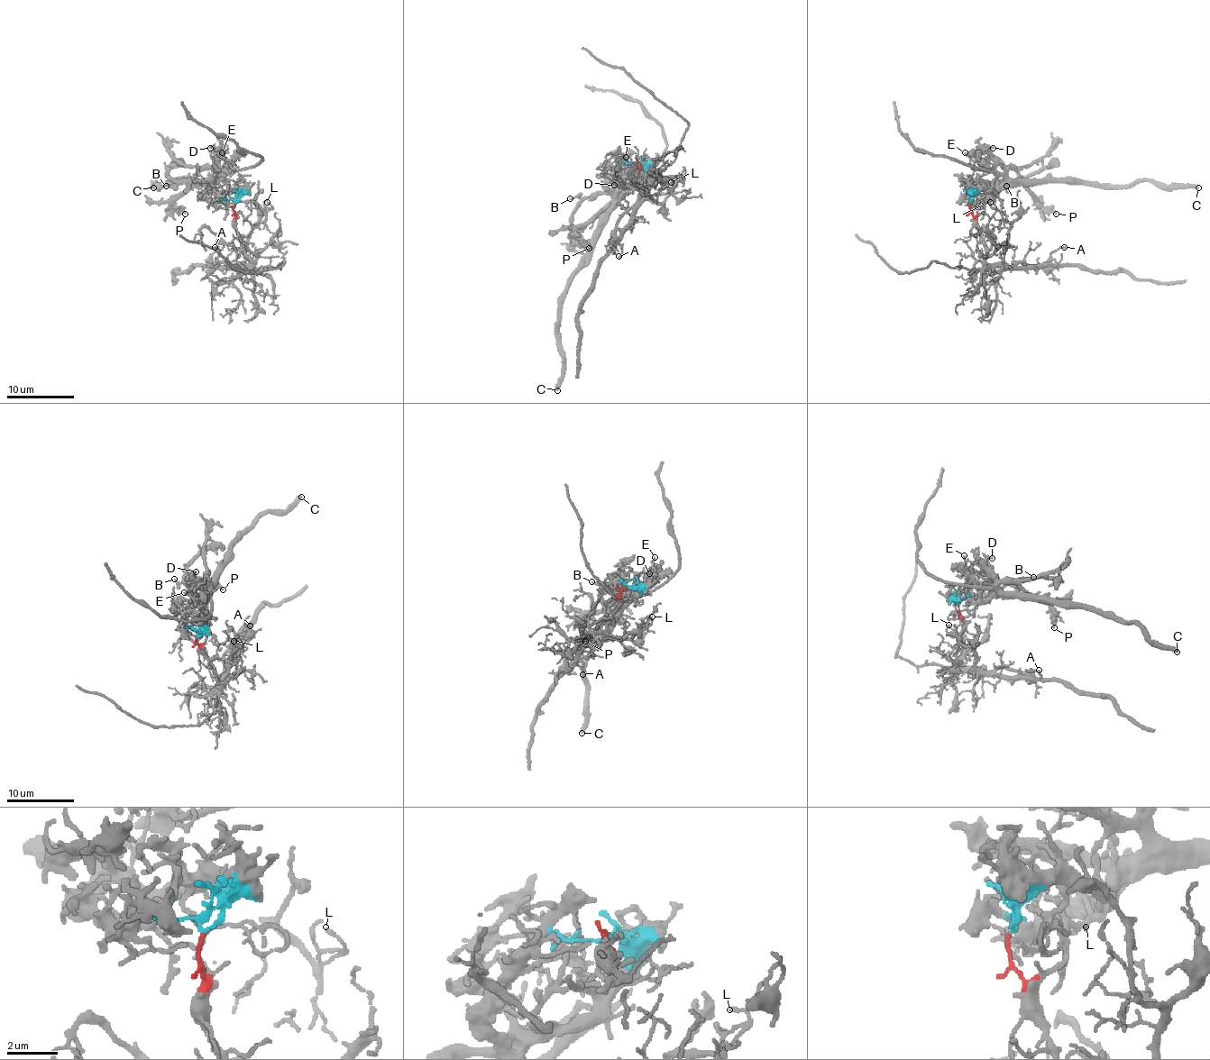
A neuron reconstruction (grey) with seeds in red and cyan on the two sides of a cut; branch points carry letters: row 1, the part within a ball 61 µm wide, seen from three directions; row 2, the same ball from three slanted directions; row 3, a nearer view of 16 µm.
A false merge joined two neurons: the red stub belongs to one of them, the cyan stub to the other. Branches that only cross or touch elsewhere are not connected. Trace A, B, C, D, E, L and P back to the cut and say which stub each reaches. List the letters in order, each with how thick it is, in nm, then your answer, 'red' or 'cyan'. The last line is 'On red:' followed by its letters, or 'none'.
A: 170 nm | red
B: 150 nm | cyan
C: 440 nm | cyan
D: 140 nm | cyan
E: 110 nm | cyan
L: 120 nm | red
P: 200 nm | cyan
On red: A, L

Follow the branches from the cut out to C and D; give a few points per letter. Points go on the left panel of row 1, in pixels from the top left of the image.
C: (234, 203), (216, 200), (204, 183), (157, 185), (155, 181), (159, 187), (153, 187)
D: (234, 203), (240, 189), (219, 164), (219, 158), (209, 147)

